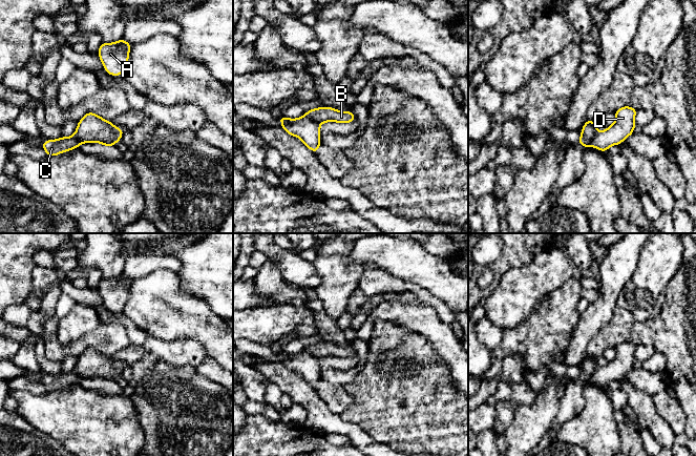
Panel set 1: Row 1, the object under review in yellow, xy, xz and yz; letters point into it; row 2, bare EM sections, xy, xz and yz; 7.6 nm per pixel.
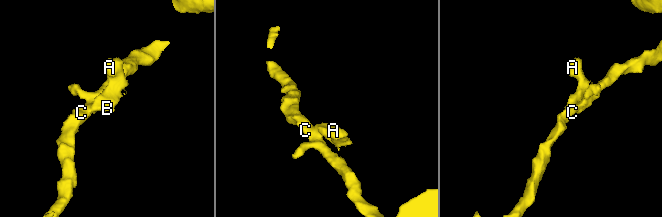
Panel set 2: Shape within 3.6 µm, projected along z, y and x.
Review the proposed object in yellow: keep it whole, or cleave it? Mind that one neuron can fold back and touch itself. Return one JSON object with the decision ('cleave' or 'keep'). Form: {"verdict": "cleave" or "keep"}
{"verdict": "cleave"}

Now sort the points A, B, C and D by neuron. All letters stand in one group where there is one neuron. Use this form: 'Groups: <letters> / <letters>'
Groups: A B / C D

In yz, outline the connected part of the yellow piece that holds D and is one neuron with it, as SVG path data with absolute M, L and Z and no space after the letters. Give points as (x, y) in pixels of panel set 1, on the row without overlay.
M624 341L615 347L615 357L604 367L598 367L590 381L605 388L613 380L619 380L634 368L637 345Z

